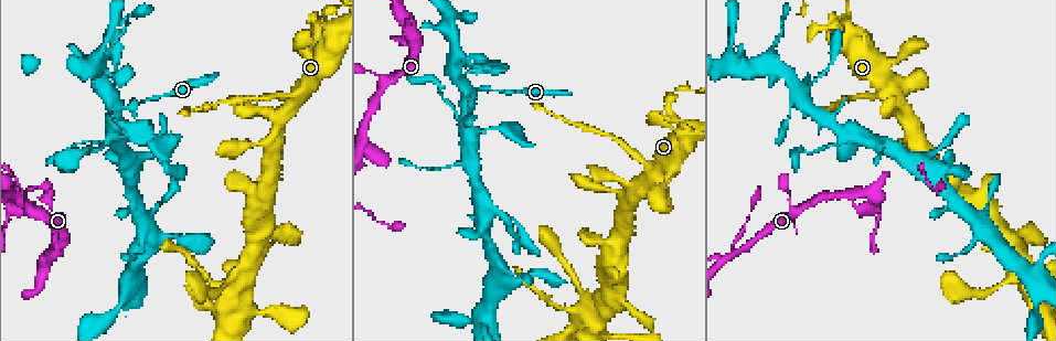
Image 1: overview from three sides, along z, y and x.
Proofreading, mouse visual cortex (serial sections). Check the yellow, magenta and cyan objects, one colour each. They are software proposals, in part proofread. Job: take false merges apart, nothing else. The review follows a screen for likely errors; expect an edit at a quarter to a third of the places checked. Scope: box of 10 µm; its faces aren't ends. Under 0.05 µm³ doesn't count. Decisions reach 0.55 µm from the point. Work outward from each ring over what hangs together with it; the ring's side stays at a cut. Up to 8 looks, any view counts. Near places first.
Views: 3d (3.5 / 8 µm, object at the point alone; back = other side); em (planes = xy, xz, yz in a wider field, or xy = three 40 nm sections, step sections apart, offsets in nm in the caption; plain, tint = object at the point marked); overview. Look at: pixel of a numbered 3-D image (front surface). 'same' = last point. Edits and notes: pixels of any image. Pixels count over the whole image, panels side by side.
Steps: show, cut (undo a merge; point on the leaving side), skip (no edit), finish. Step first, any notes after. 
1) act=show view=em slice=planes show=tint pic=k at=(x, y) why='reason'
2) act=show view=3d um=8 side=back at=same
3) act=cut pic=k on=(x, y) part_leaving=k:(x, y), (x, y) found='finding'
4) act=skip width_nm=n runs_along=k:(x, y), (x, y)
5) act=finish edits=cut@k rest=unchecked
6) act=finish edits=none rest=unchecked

act=show view=3d um=3.5 pic=1 at=(648, 167) why='four or more arms meet'

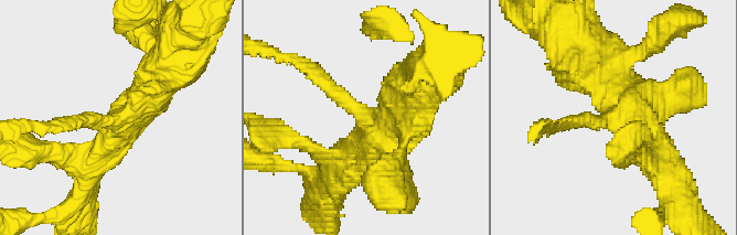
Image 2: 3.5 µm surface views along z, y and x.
act=cut pic=2 on=(317, 76) arms=4 arm_widths_nm=200,350,400,600 part_leaving=2:(346, 103), (296, 60), (273, 52) found='a second cell is stuck on'

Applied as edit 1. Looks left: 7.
act=show view=3d um=3.5 pic=1 at=(381, 74)

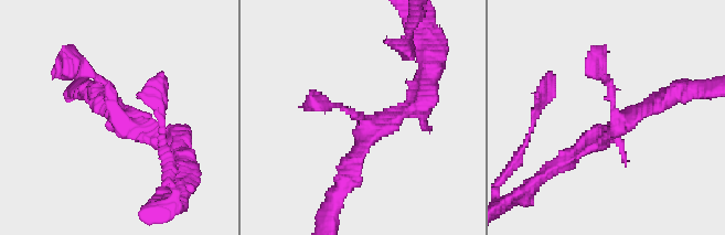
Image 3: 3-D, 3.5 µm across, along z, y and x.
act=show view=em slice=xy step=1 show=tint pic=3 at=(611, 103) arms=3 arm_widths_nm=150,200,200

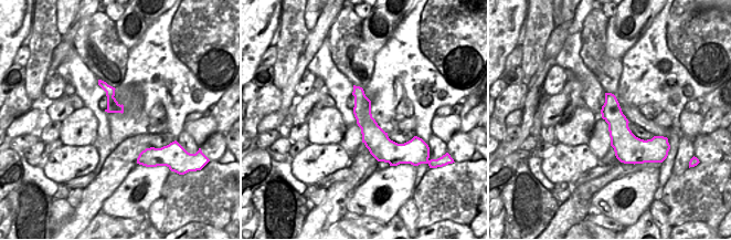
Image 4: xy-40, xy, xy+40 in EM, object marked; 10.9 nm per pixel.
act=skip runs_along=4:(356, 89), (364, 121), (389, 157) found='continuous, no second cell'

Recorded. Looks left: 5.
act=show view=3d um=3.5 pic=1 at=(121, 124) why='thick turns thin'

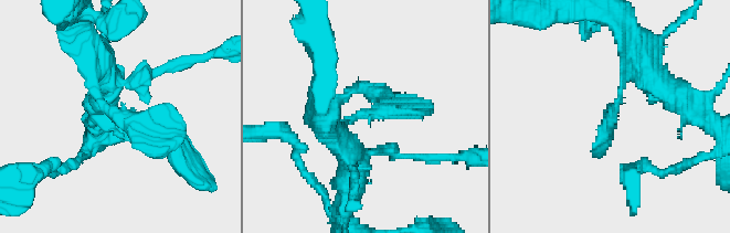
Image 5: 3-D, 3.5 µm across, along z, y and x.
act=skip runs_along=5:(99, 74), (106, 108), (177, 141) found='all the same cell'

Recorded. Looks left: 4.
act=finish edits=cut@2 rest=unchecked

